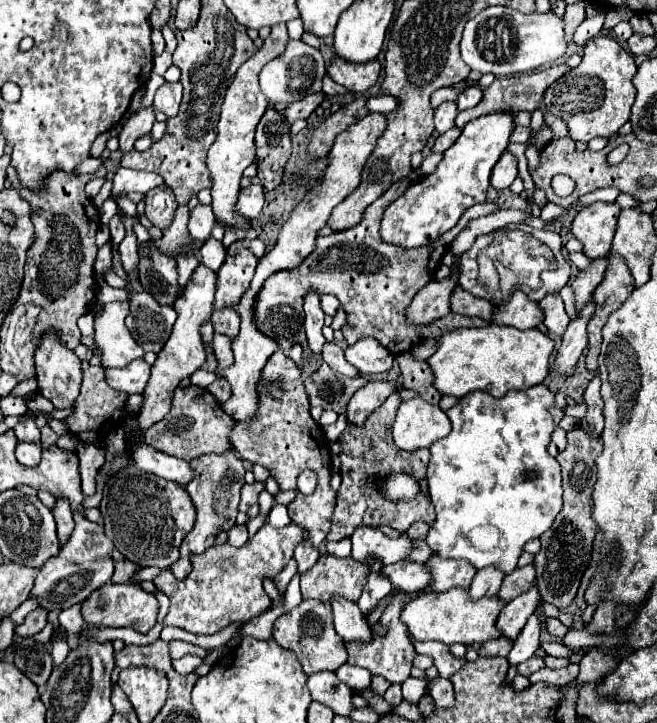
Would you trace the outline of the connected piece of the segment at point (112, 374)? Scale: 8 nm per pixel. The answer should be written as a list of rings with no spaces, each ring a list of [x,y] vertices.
[[[143,358],[133,360],[125,368],[105,370],[107,384],[113,390],[119,390],[125,394],[143,394],[147,382],[149,382],[149,372],[151,372],[151,366]]]

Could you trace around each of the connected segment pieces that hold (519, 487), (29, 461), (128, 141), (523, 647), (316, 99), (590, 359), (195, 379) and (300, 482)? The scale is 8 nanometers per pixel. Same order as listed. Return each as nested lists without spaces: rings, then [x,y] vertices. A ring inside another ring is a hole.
[[[481,390],[479,392],[469,392],[467,396],[459,398],[459,402],[453,408],[447,410],[447,416],[451,420],[451,434],[447,438],[439,440],[437,444],[429,446],[431,458],[429,458],[429,466],[427,466],[427,486],[429,486],[429,496],[431,496],[435,512],[437,512],[437,520],[431,524],[431,528],[429,528],[427,536],[425,536],[425,542],[441,558],[463,558],[463,560],[469,560],[475,568],[499,566],[505,574],[509,574],[517,566],[517,558],[521,556],[523,546],[529,540],[539,538],[545,530],[549,530],[553,520],[555,520],[555,516],[561,512],[561,506],[563,506],[563,502],[561,502],[561,494],[563,494],[563,488],[561,488],[561,466],[547,452],[547,444],[549,444],[551,432],[555,428],[553,416],[551,416],[549,408],[541,402],[539,394],[527,394],[525,390],[511,390],[503,398],[493,398],[493,396],[489,396],[487,392],[481,392]],[[525,472],[535,472],[539,476],[533,482],[527,482],[523,478]]]
[[[19,442],[15,456],[25,466],[37,466],[41,460],[41,444],[39,442]]]
[[[151,106],[149,108],[143,108],[135,116],[127,118],[127,122],[123,124],[121,134],[119,134],[119,150],[121,152],[131,152],[135,140],[139,136],[151,132],[153,122],[155,122],[155,114],[153,114],[153,108]]]
[[[531,614],[529,620],[527,620],[527,624],[519,632],[519,636],[515,638],[513,650],[507,656],[507,660],[509,660],[511,666],[521,664],[523,660],[527,660],[529,656],[535,654],[535,650],[539,648],[539,632],[541,632],[541,622],[539,622],[537,614]]]
[[[315,92],[315,94],[307,94],[305,98],[301,98],[299,102],[295,102],[295,104],[291,104],[287,110],[285,110],[285,118],[289,120],[289,124],[293,124],[295,120],[299,120],[299,118],[309,118],[311,116],[311,112],[323,102],[323,98],[325,98],[325,94],[323,92]]]
[[[609,256],[609,266],[605,272],[603,282],[593,294],[593,300],[597,304],[595,316],[587,324],[589,344],[587,344],[587,356],[585,364],[589,370],[597,370],[597,356],[601,346],[601,328],[605,326],[609,314],[617,310],[633,292],[633,280],[629,276],[629,268],[625,268],[625,262],[619,256]]]
[[[198,369],[190,376],[189,379],[192,385],[205,389],[214,381],[221,379],[221,377],[218,377],[214,372],[207,372],[202,369]]]
[[[305,470],[305,472],[299,474],[299,478],[297,478],[297,490],[301,494],[313,494],[315,486],[317,486],[317,474],[313,470]]]

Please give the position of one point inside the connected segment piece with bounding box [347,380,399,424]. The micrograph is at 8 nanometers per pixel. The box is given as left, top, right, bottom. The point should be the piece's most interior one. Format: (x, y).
(373, 394)

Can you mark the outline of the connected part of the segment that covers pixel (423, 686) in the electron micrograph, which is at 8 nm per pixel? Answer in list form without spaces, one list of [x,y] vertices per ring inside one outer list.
[[[407,678],[403,682],[403,698],[411,704],[417,704],[419,698],[425,694],[425,690],[427,690],[427,680],[425,678],[419,678],[419,680],[417,678]]]

